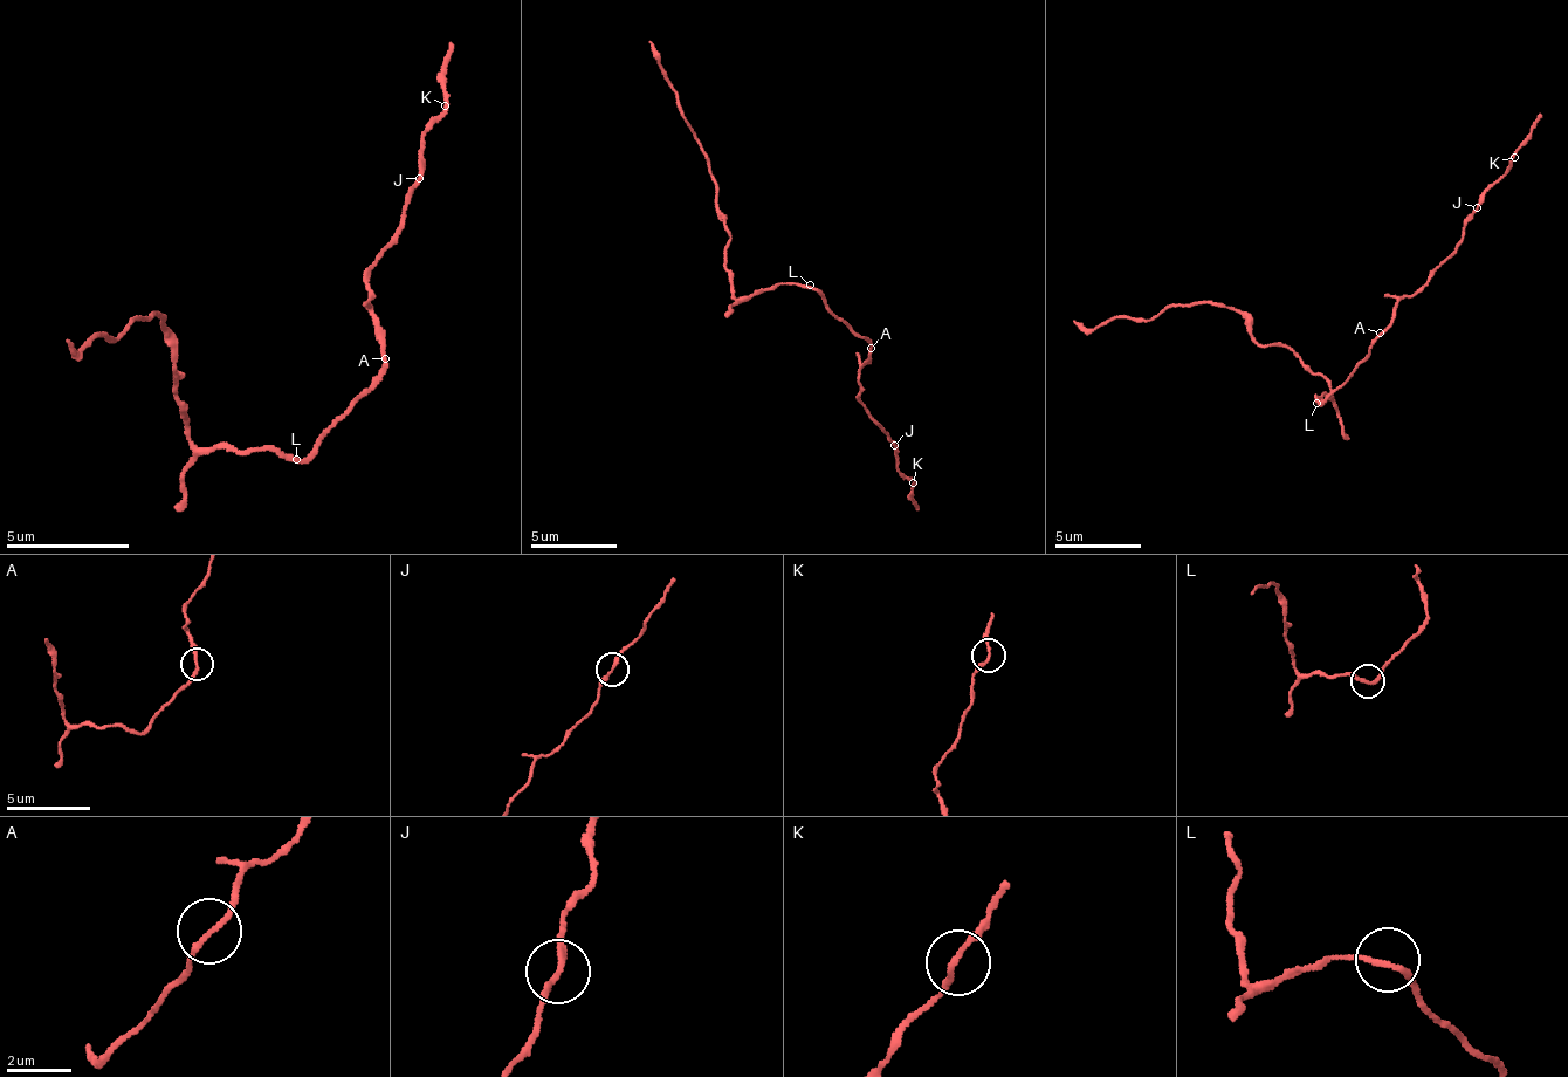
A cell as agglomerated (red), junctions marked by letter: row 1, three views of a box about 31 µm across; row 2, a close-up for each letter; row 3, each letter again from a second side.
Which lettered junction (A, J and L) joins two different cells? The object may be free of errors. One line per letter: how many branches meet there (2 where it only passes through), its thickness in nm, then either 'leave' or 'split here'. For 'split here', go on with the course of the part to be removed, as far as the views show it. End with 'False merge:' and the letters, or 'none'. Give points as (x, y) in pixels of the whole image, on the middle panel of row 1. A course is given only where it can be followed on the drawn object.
A: 2 branches meet; 160 nm thick; leave
J: 2 branches meet; 200 nm thick; leave
L: 2 branches meet; 190 nm thick; leave
False merge: none

